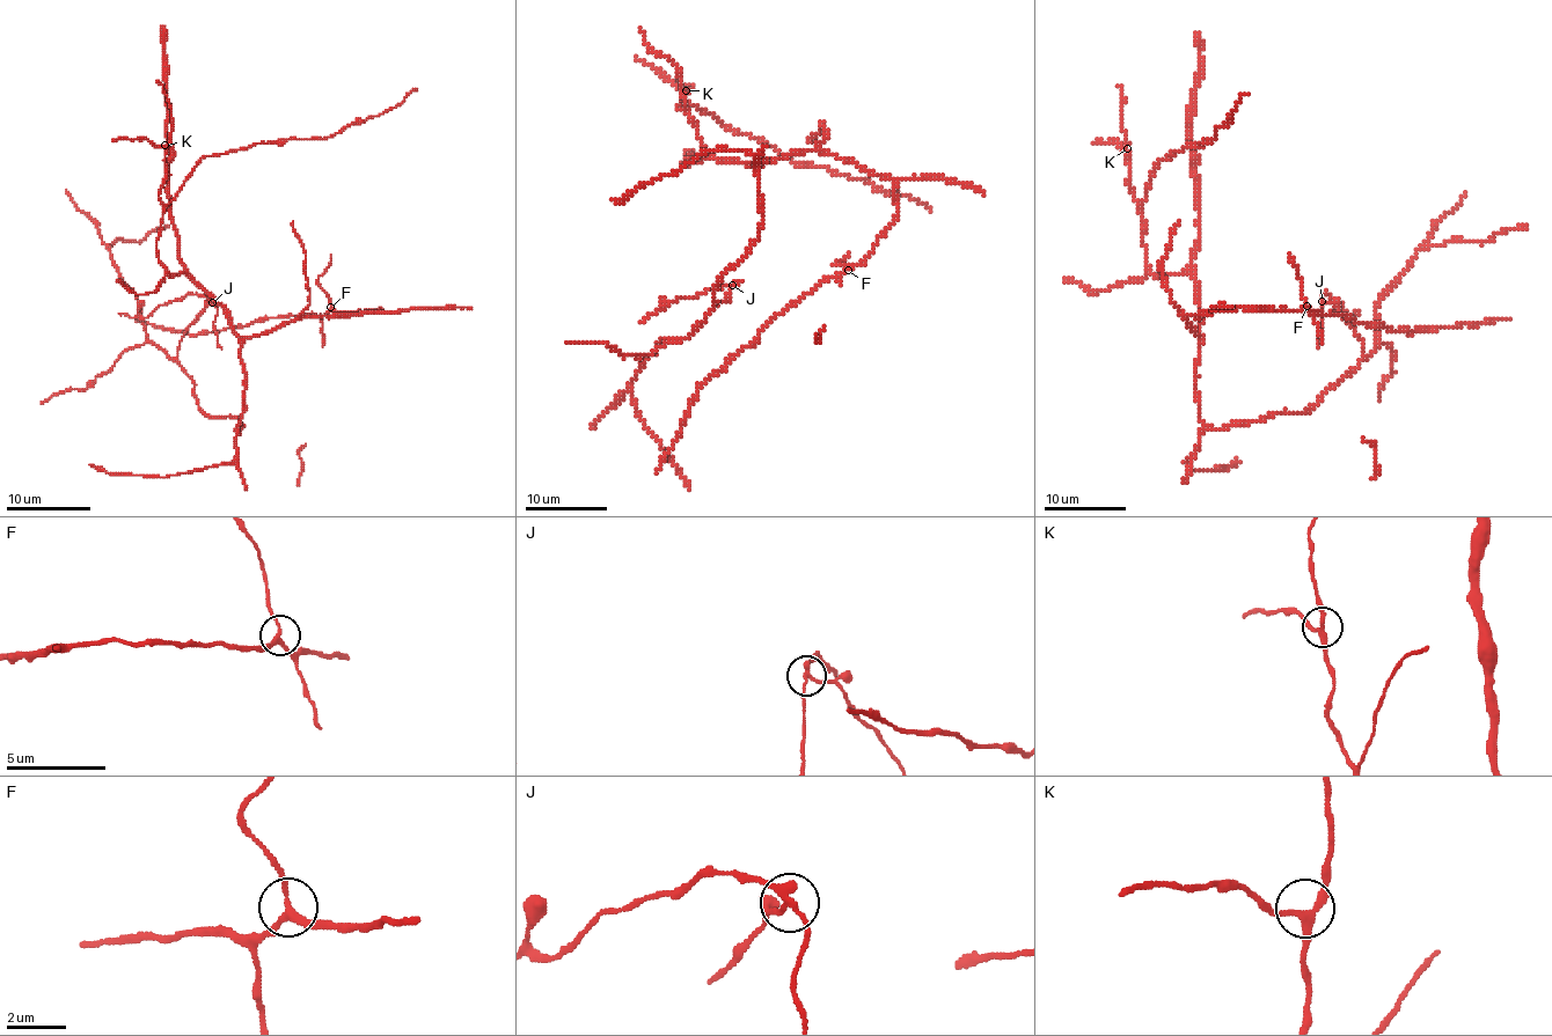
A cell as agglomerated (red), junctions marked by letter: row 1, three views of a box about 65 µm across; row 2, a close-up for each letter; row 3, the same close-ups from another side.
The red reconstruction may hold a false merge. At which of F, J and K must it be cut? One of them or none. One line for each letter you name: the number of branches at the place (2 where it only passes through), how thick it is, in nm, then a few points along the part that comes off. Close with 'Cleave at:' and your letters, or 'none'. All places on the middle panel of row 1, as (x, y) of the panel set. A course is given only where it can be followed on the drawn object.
J: Branches: 3. Thickness 200 nm. Course of the part to remove: (733, 284), (707, 288), (694, 296), (678, 296), (641, 321)
Cleave at: J

